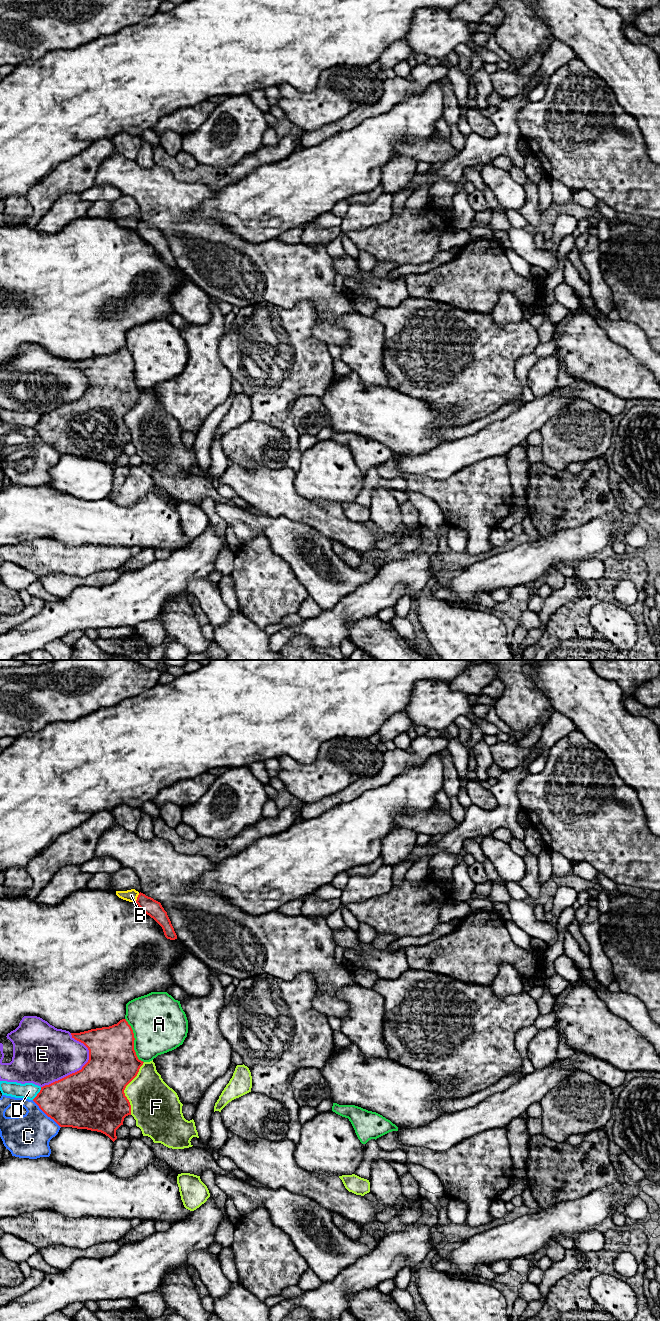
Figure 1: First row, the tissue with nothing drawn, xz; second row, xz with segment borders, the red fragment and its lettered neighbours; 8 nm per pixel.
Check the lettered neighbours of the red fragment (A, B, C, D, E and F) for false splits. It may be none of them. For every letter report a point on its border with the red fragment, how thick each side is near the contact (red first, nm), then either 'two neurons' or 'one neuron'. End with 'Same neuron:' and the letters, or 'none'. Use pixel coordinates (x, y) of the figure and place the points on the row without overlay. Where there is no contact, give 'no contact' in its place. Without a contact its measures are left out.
A: xz (133, 369) | 400/440 nm | two neurons
B: xz (137, 225) | 140/100 nm | two neurons
C: xz (46, 442) | 420/340 nm | two neurons
D: xz (38, 421) | 380/130 nm | two neurons
E: xz (81, 397) | 500/400 nm | two neurons
F: xz (125, 415) | 460/360 nm | two neurons
Same neuron: none

